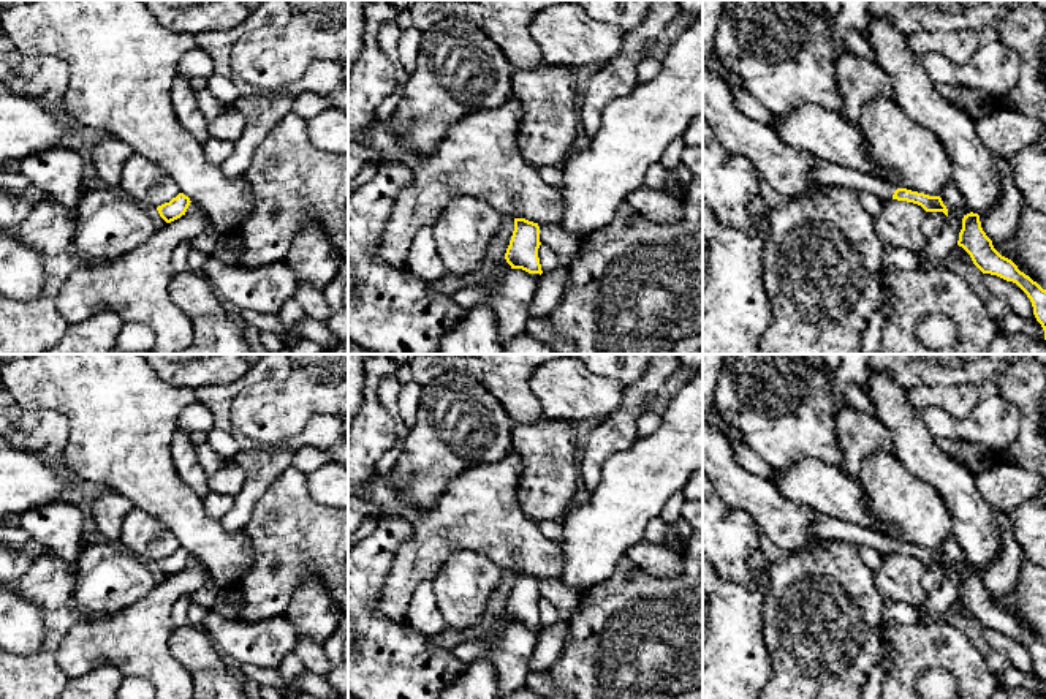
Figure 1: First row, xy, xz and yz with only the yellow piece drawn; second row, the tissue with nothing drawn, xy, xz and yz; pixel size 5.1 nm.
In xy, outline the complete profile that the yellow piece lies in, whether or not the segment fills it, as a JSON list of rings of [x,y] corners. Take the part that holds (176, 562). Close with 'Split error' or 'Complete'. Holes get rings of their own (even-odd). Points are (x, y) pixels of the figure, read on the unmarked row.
[[[179,547],[169,557],[158,560],[157,565],[166,577],[171,577],[171,576],[180,572],[182,569],[185,569],[190,557],[191,555],[188,550],[185,550],[184,547]]]. Complete

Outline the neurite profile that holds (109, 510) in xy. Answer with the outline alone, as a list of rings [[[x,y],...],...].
[[[108,489],[90,503],[97,531],[112,544],[119,544],[122,522],[133,508],[133,503],[122,493]]]

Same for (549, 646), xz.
[[[560,620],[551,626],[541,628],[540,639],[529,661],[529,674],[541,674],[551,671],[563,650],[568,633],[568,622]]]

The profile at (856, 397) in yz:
[[[853,383],[847,386],[847,402],[850,406],[877,418],[877,410],[867,394]]]

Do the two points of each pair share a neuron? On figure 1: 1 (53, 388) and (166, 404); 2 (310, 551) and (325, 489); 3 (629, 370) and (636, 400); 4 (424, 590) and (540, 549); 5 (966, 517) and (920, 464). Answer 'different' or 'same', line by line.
1: same
2: different
3: different
4: different
5: same

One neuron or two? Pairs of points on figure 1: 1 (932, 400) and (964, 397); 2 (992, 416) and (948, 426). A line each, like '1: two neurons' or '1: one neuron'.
1: one neuron
2: one neuron

